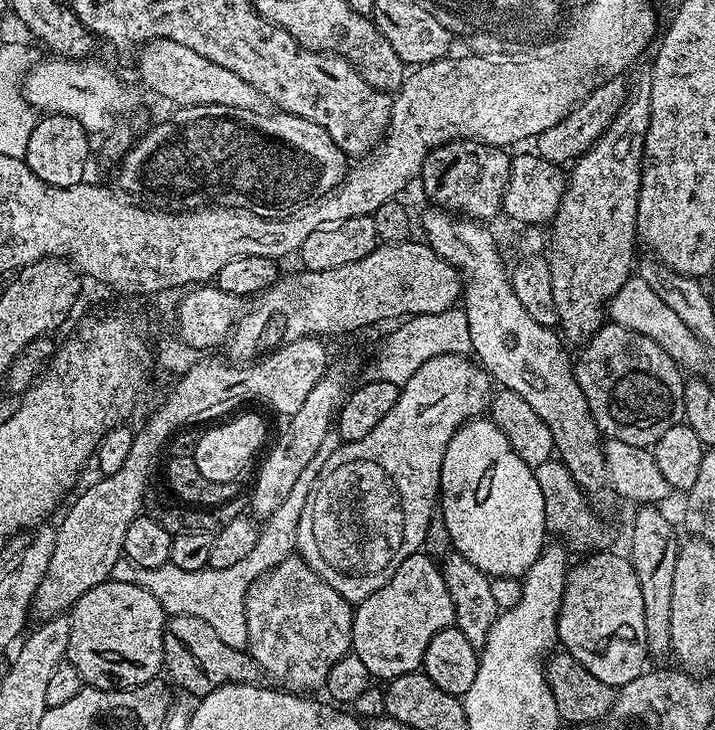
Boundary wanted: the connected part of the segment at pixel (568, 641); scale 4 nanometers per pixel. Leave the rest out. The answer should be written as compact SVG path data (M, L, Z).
M601 550L583 557L581 564L573 563L568 570L558 614L556 631L563 651L569 652L598 682L606 682L614 690L638 678L645 671L644 660L649 659L646 646L646 622L642 619L642 589L638 587L638 574L634 574L631 559L619 556L613 550Z

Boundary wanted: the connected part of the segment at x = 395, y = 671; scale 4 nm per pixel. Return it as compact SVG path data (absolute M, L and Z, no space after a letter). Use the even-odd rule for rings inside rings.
M427 552L410 554L398 570L370 598L359 601L352 614L352 652L362 658L369 677L387 682L423 665L426 646L438 630L453 627L454 603L441 565Z

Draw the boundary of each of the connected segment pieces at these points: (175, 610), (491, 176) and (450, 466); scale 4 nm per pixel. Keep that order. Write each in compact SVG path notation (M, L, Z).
M329 431L318 446L318 454L310 458L306 470L298 477L298 482L294 482L294 487L290 490L290 495L263 521L260 528L258 542L254 542L254 550L242 558L242 562L237 562L235 566L225 568L206 567L202 570L182 570L173 564L163 564L157 568L139 568L137 564L132 564L126 558L121 558L114 562L114 570L111 579L118 582L130 582L150 590L154 598L162 606L162 610L169 617L193 616L202 618L214 626L214 631L218 633L218 638L226 642L226 646L247 649L248 639L246 638L246 598L250 586L261 576L265 576L278 562L282 562L287 556L296 552L296 535L298 534L298 518L302 518L302 509L310 498L312 484L318 478L326 458L334 454L334 450L339 448L342 441L335 431Z
M451 140L449 144L443 144L433 148L424 159L424 192L432 199L435 207L444 209L445 212L459 214L469 220L488 222L491 216L500 216L504 207L504 191L506 182L510 178L510 166L512 161L509 153L503 147L495 144L483 144L481 140Z
M490 418L468 420L450 438L440 471L440 495L438 508L445 516L446 528L452 539L451 547L474 562L490 578L523 578L534 566L546 547L546 502L542 502L542 490L538 490L535 471L506 442L506 434Z

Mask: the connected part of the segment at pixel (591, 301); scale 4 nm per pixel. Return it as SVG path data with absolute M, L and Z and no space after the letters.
M642 82L628 93L620 113L610 126L592 144L589 152L571 165L566 176L564 197L556 215L550 221L552 249L546 252L550 266L550 282L554 282L554 306L560 319L558 328L565 337L587 342L606 322L606 305L622 290L628 277L633 275L636 256L636 219L638 218L638 194L640 193L640 167L644 165L644 139L650 126L650 90Z

